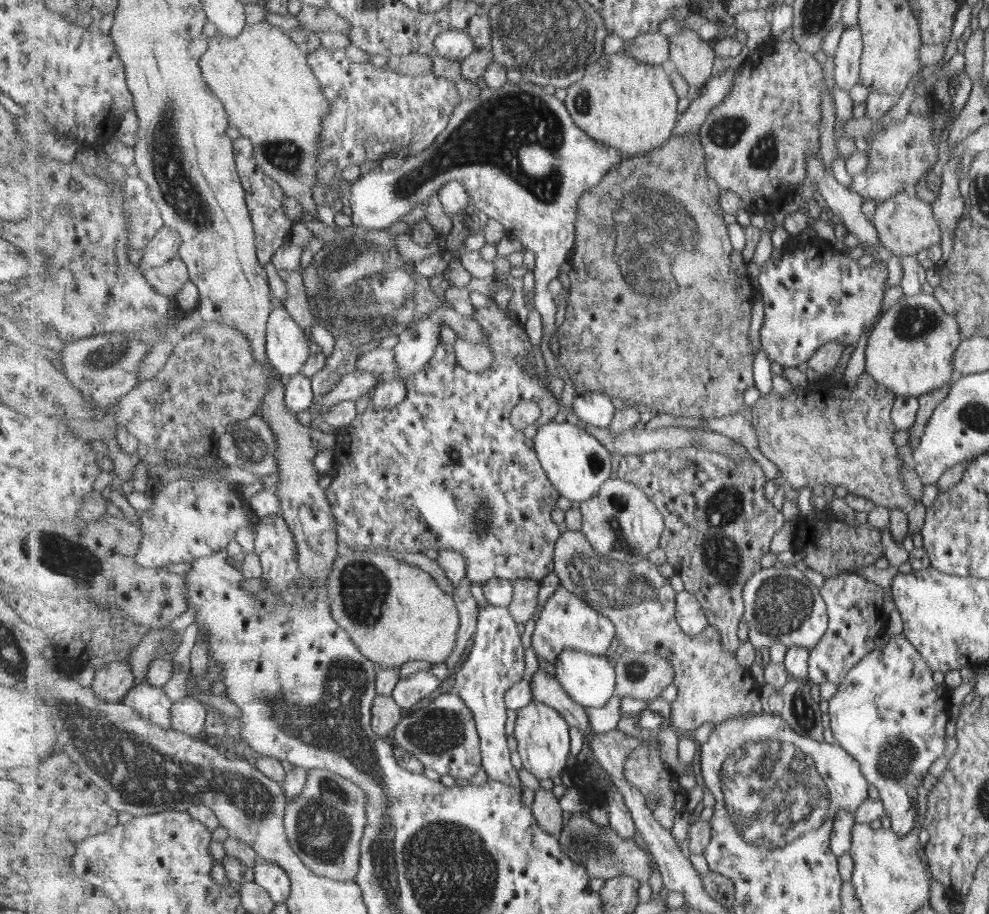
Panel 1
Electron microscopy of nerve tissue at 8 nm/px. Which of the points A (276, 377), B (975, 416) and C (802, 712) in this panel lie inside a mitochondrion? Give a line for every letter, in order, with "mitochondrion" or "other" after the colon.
A: other
B: mitochondrion
C: mitochondrion

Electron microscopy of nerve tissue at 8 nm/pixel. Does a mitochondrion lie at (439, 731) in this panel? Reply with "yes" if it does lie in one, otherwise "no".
yes

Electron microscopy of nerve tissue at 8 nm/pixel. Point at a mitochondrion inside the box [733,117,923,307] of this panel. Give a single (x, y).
(891, 141)

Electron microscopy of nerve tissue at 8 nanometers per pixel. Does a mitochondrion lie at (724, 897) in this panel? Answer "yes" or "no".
no

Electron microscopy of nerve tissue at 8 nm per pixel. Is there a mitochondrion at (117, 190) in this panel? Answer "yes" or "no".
no

